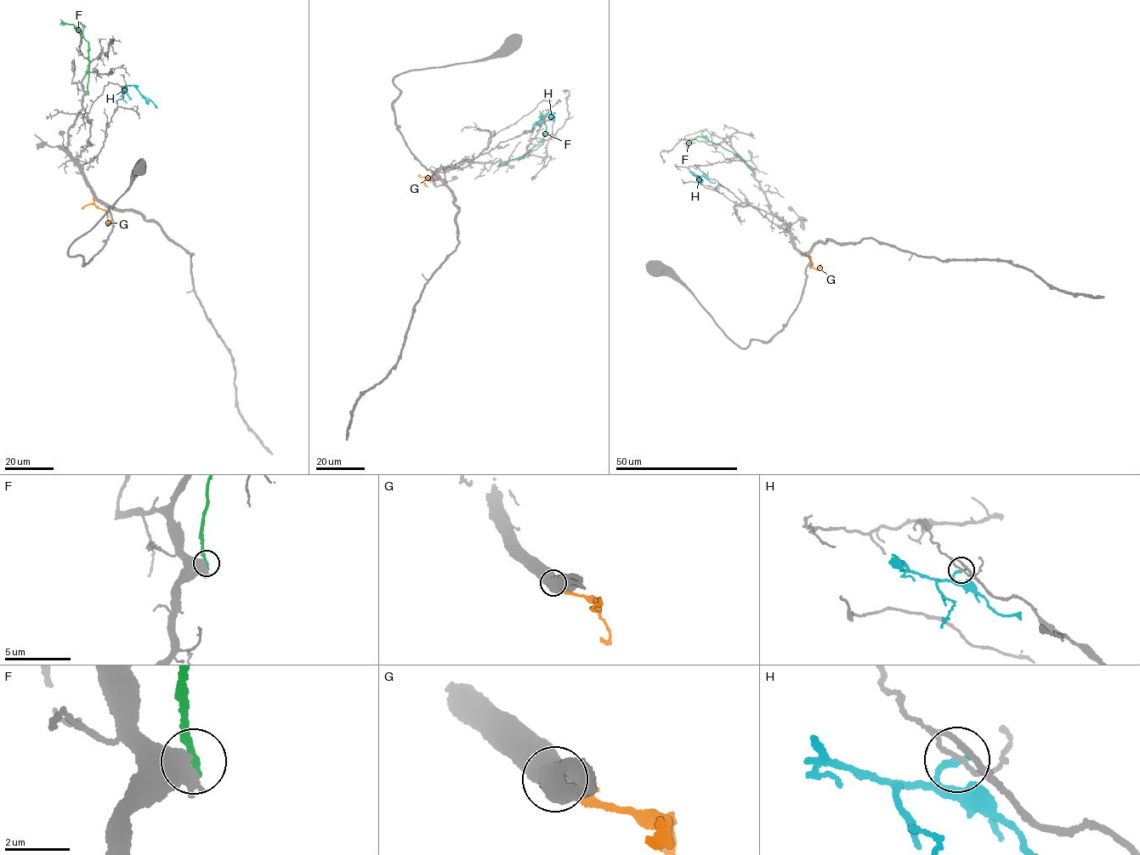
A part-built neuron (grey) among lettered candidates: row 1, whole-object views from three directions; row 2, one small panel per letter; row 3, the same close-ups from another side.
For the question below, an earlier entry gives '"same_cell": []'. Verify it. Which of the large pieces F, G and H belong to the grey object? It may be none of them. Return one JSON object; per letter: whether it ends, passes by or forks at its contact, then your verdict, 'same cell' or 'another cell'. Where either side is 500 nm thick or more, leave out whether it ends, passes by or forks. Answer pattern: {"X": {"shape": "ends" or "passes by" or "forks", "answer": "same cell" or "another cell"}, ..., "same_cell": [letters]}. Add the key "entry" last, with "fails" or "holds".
{"F": {"answer": "another cell"}, "G": {"answer": "another cell"}, "H": {"shape": "ends", "answer": "another cell"}, "same_cell": [], "entry": "holds"}

